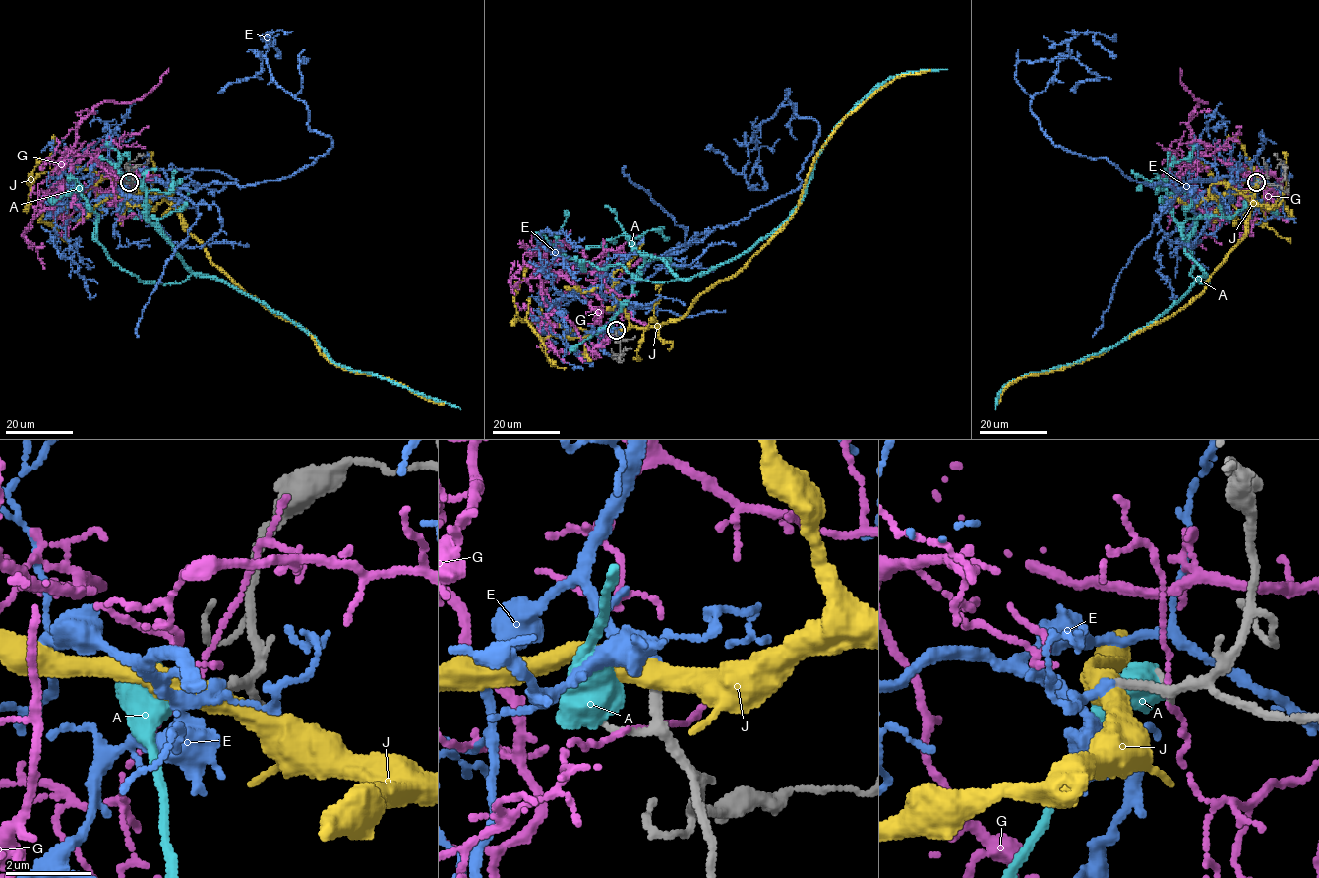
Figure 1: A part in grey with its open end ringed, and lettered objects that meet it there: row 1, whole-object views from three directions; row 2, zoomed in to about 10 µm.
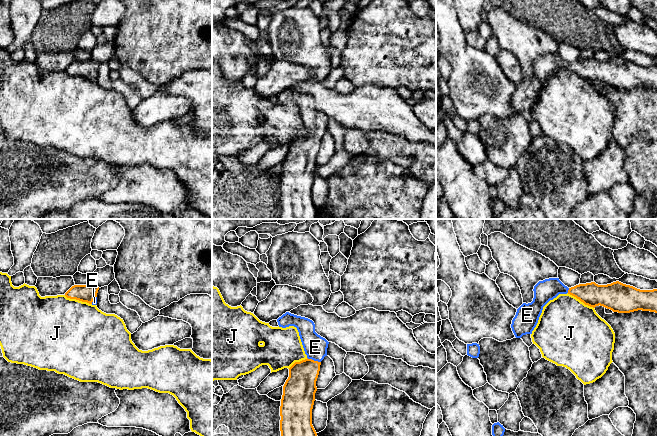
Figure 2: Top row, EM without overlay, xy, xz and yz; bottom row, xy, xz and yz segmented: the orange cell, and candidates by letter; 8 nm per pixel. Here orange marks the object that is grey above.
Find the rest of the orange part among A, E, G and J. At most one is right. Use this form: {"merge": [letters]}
{"merge": ["E"]}

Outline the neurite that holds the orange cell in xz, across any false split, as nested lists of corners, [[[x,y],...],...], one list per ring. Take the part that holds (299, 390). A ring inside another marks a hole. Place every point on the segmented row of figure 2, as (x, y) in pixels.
[[[286,312],[277,319],[279,327],[294,326],[307,355],[305,360],[295,362],[289,368],[289,377],[283,386],[283,395],[280,406],[280,431],[281,436],[317,436],[312,425],[312,409],[317,391],[316,381],[320,371],[321,361],[327,356],[329,342],[315,332],[315,324],[312,320]]]

